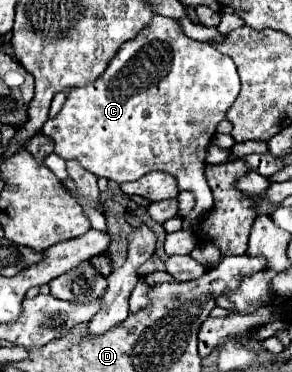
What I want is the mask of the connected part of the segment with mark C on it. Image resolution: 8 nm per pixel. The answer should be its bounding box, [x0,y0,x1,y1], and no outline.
[43,16,239,232]

